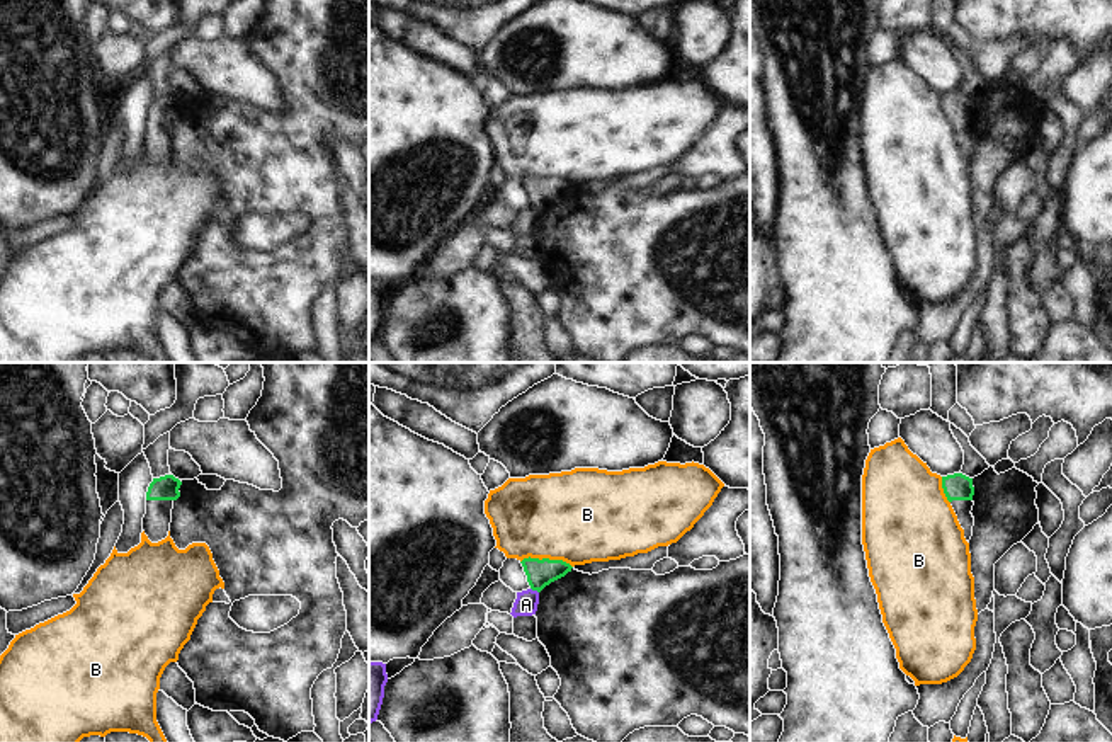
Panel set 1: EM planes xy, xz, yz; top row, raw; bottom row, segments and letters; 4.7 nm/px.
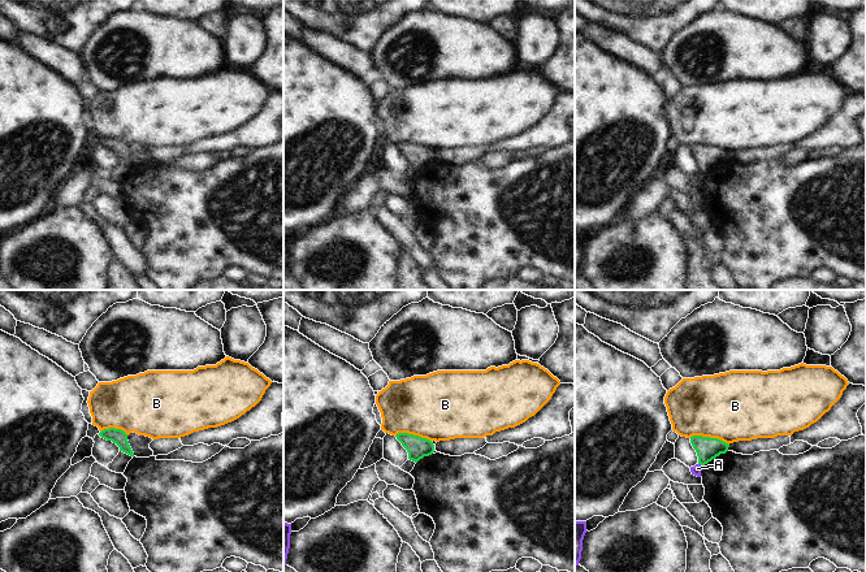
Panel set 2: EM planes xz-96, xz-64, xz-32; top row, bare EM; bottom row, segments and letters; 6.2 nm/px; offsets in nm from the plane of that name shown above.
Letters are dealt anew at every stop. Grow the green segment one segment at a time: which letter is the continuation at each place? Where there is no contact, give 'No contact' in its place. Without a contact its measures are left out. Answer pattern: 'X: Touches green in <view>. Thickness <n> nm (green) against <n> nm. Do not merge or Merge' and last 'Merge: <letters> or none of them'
A: Touches green in xz. Thickness 130 nm (green) against 110 nm. Do not merge
B: Touches green in xz. Thickness 130 nm (green) against 440 nm. Do not merge
Merge: none of them

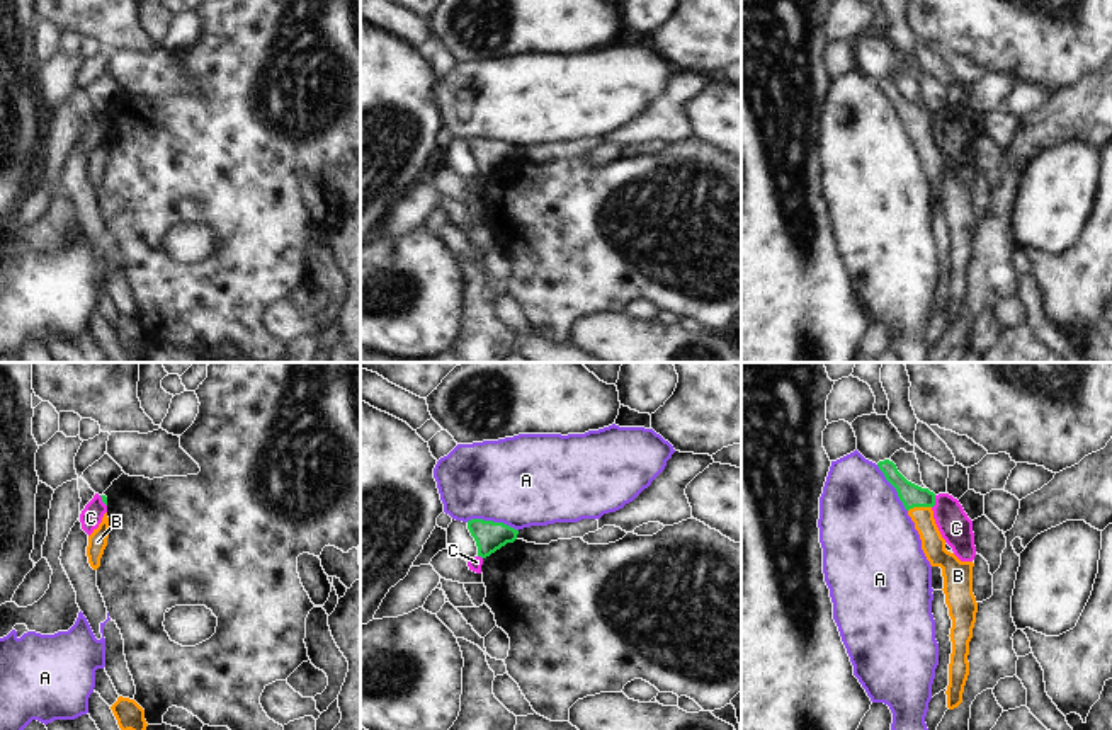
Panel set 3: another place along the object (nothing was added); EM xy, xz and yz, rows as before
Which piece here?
A: Touches green in xz. Thickness 140 nm (green) against 440 nm. Do not merge
B: Touches green in yz. Thickness 110 nm (green) against 110 nm. Merge
C: Touches green in yz. Thickness 110 nm (green) against 160 nm. Do not merge
Merge: B

